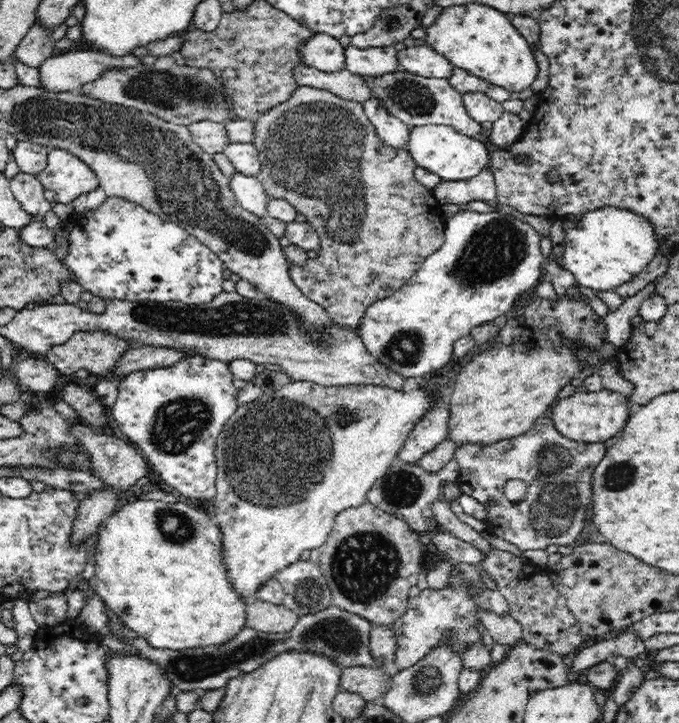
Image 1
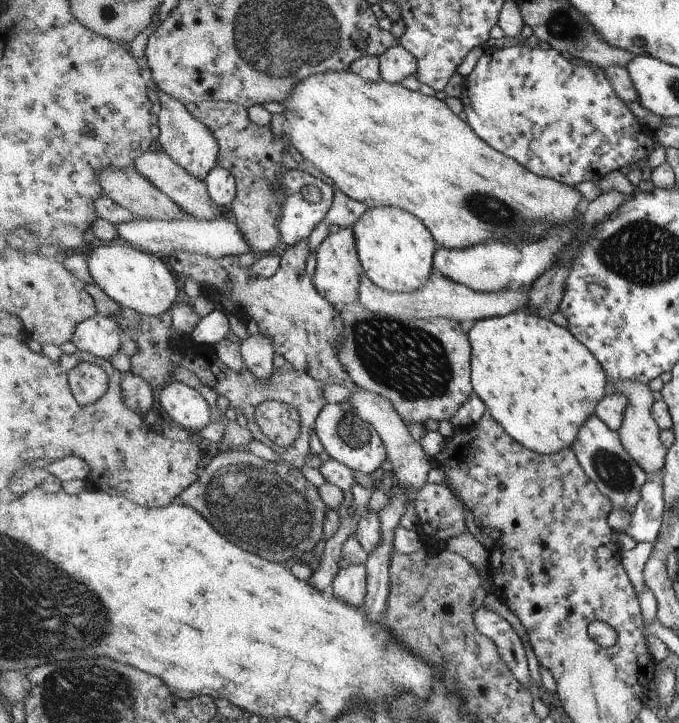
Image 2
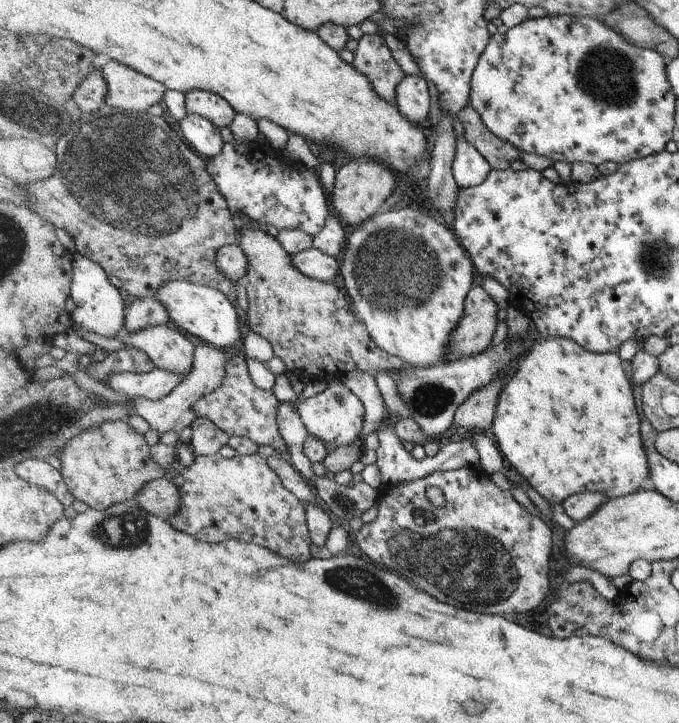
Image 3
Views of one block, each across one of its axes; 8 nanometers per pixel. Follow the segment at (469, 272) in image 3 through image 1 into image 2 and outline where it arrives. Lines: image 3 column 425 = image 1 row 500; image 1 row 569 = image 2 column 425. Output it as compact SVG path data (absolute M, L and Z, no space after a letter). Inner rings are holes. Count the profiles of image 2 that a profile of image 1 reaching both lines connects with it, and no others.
M396 207L368 209L353 224L356 250L364 273L376 286L394 292L416 292L435 270L435 237L416 215Z

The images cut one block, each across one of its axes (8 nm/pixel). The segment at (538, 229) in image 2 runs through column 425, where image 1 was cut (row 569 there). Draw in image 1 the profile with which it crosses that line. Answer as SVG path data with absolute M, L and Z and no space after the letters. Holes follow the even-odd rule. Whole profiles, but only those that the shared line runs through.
M139 496L134 502L128 502L118 511L114 511L103 526L99 528L98 540L94 550L94 564L97 594L103 603L108 606L116 616L122 618L122 622L143 637L153 648L168 649L186 649L186 648L206 648L207 645L220 645L230 641L232 637L238 636L242 628L246 628L246 610L248 604L243 603L239 596L227 582L227 576L224 571L222 555L219 552L219 530L218 525L203 510L196 507L190 507L188 504L177 501L175 503L166 503L160 500L144 500Z

